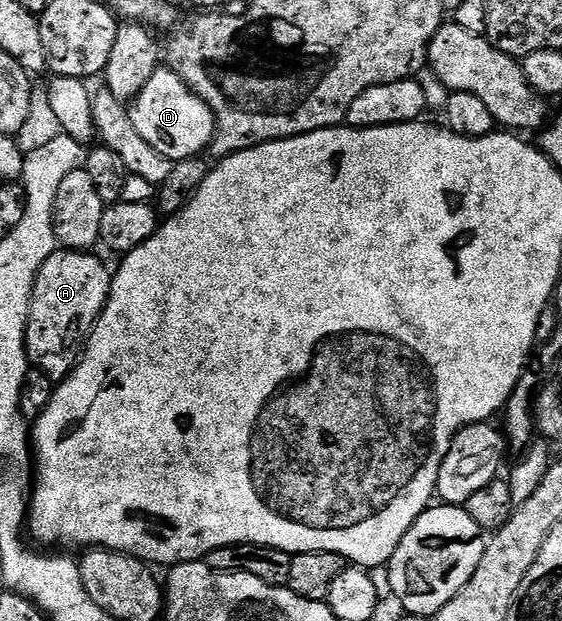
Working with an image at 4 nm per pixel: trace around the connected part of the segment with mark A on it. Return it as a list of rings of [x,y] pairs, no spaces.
[[[55,251],[40,267],[32,287],[32,299],[26,324],[26,355],[54,380],[60,383],[74,369],[76,354],[85,346],[87,337],[98,323],[98,316],[110,298],[111,270],[90,251]]]

